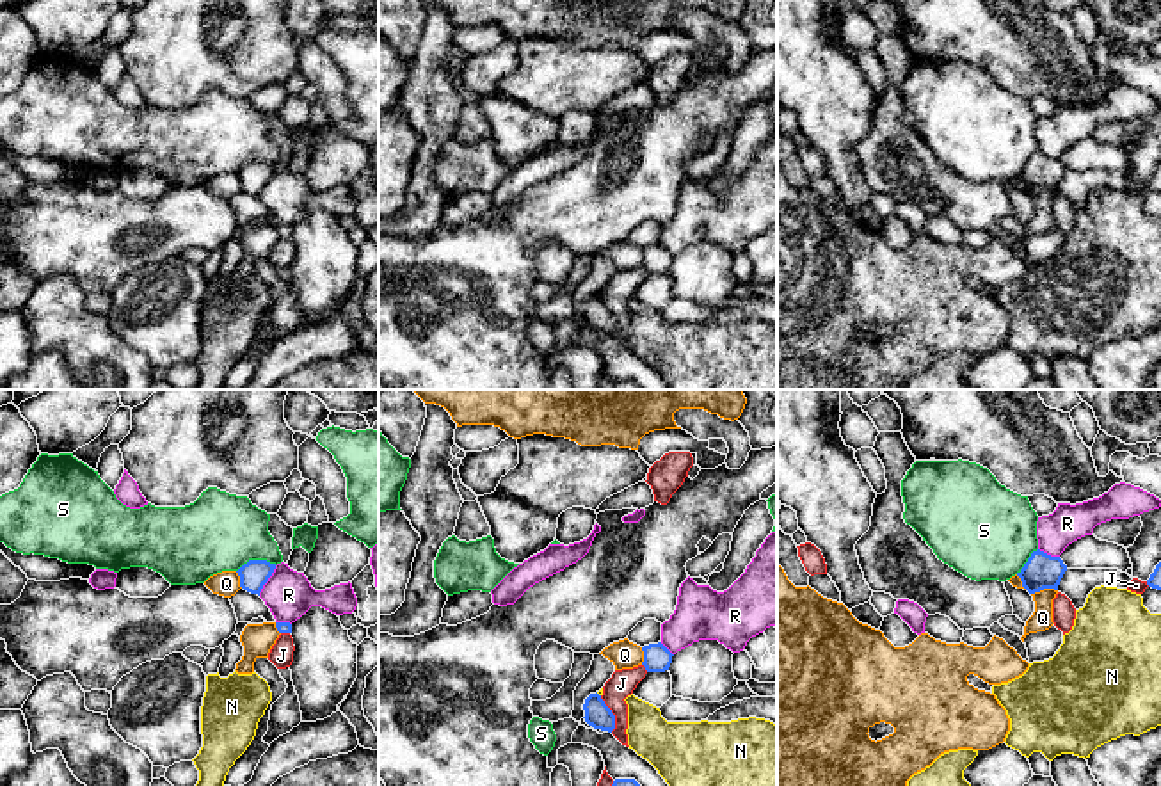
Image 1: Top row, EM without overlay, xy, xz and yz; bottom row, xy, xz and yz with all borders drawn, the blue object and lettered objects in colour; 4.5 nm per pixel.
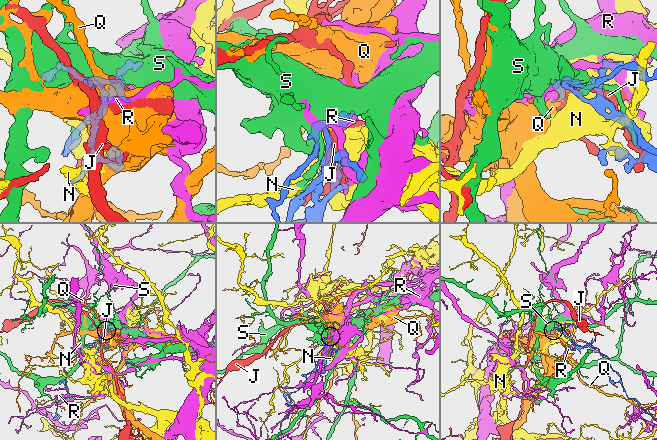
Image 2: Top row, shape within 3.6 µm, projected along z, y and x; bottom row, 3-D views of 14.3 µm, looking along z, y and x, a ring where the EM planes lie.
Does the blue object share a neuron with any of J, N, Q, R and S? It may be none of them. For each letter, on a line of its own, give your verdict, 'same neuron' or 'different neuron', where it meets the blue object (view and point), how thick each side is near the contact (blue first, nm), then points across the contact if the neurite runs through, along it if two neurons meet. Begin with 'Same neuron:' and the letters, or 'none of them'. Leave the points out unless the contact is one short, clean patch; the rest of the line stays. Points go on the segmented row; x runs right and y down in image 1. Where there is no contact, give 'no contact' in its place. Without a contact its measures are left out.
Same neuron: none of them
J: different neuron; meets blue in xz at (612, 713); 120 nm thick on the blue side, 120 nm on the other
N: different neuron; meets blue in xz at (598, 694); 120 nm thick on the blue side, 20 nm on the other
Q: different neuron; meets blue in yz at (1044, 587); 160 nm thick on the blue side, 100 nm on the other
R: different neuron; meets blue in xy at (267, 580); 130 nm thick on the blue side, 220 nm on the other
S: different neuron; meets blue in xy at (256, 561); 130 nm thick on the blue side, 360 nm on the other

